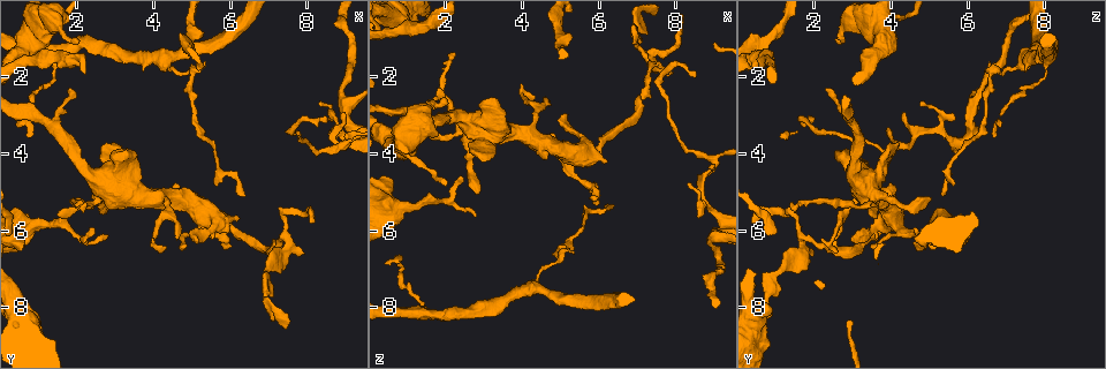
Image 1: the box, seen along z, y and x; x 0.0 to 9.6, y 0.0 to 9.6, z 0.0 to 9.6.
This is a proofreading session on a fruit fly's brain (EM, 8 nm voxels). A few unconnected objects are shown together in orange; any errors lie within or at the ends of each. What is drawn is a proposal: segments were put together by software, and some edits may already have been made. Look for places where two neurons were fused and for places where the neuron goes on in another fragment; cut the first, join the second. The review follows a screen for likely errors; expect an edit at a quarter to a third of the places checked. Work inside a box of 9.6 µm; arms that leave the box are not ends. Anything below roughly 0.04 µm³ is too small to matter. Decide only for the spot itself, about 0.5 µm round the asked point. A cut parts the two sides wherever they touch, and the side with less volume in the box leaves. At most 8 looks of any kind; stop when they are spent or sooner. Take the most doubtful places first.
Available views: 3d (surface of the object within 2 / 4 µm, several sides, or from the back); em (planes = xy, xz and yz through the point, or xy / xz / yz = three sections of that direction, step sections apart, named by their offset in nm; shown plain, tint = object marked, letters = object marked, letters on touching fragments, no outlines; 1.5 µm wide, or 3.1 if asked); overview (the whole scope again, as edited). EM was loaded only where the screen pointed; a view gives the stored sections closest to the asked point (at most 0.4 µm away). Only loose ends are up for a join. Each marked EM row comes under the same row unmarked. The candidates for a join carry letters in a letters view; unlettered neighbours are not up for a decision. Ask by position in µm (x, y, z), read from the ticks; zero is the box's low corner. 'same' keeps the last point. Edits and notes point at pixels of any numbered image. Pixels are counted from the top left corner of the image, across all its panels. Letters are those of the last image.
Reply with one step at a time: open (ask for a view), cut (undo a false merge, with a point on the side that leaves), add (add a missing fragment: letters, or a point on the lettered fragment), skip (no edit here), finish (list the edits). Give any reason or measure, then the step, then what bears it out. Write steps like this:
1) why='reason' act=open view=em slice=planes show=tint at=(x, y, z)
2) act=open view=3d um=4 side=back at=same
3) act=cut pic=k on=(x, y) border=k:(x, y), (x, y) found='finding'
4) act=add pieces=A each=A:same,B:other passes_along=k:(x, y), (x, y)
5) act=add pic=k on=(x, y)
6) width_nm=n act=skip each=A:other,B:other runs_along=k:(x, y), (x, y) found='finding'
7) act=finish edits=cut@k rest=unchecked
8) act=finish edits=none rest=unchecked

why='branch stops here' act=open view=3d um=2 side=back at=(2.05, 1.10, 2.60)

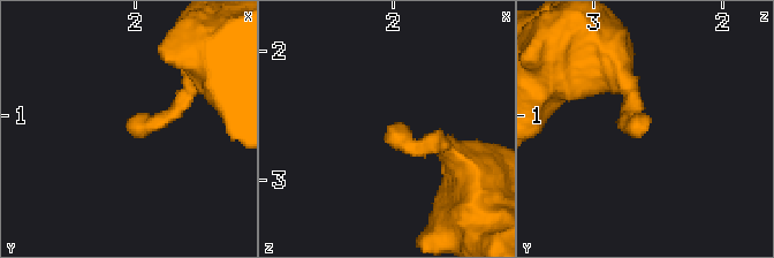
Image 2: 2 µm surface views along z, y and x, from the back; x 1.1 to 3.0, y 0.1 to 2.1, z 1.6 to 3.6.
act=open view=em slice=yz step=8 show=tint at=(2.04, 1.08, 2.58)

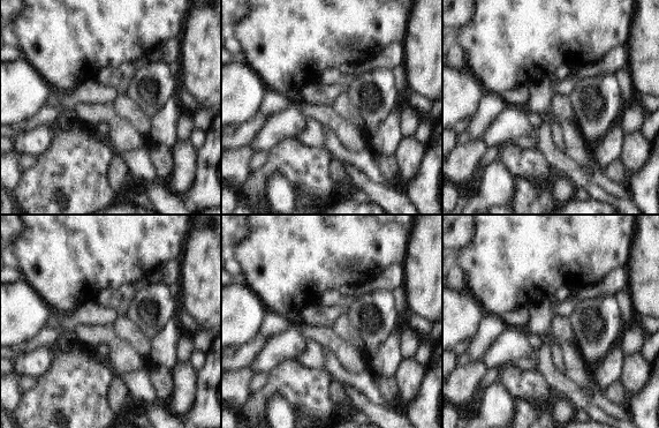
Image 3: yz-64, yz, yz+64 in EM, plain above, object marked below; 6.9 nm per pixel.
act=open view=em slice=planes show=letters at=same

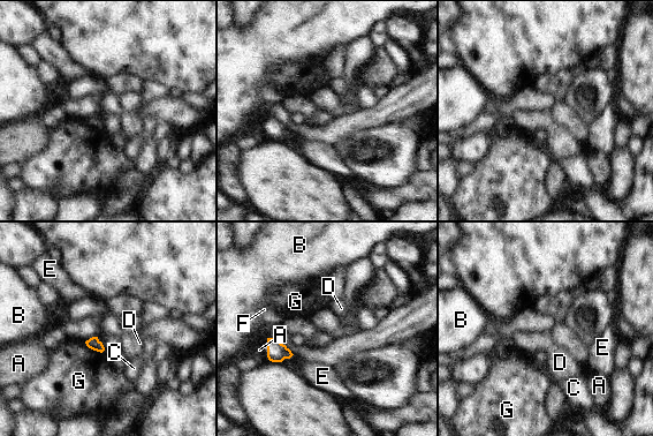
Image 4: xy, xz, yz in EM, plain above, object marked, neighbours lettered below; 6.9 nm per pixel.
act=skip each=A:other,B:other,C:other,D:other,E:other,F:other,G:other border=4:(84, 341), (93, 350), (104, 351) found='no lettered fragment goes on from it'

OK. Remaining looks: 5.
why='tapers out' act=open view=em slice=xy step=8 show=letters at=(4.60, 6.15, 2.60)

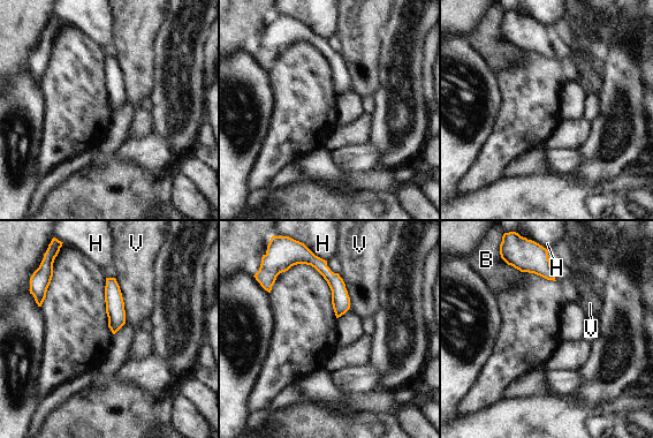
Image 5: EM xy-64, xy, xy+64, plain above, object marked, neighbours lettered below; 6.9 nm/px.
why='another direction' act=open view=em slice=planes show=letters at=same

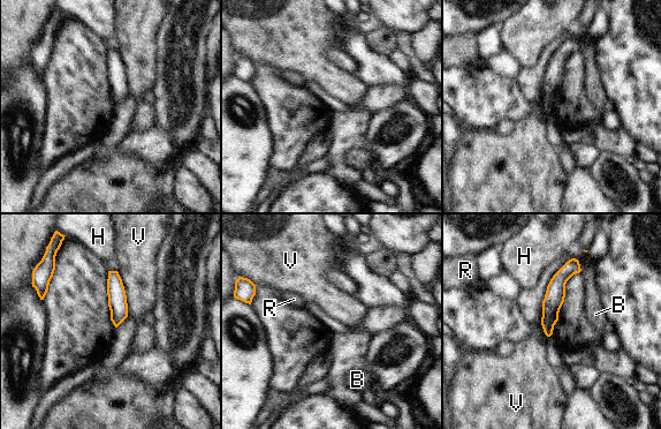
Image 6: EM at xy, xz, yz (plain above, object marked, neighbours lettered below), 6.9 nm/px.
act=skip each=B:other,H:other,R:other,V:other runs_along=6:(575, 262), (556, 285), (548, 332) found='none of them fits'

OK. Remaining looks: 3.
why='thin neck' act=open view=3d um=2 at=(7.30, 6.25, 1.85)

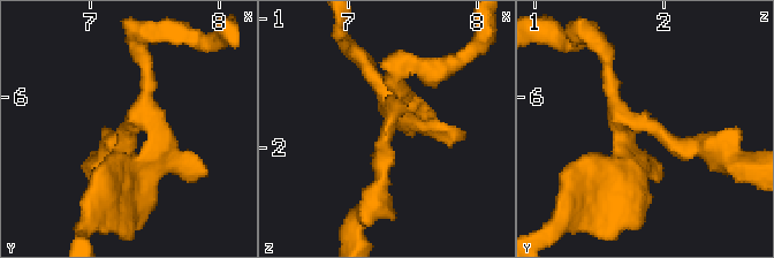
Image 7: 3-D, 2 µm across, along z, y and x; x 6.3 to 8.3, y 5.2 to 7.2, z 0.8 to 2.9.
why='now the EM' act=open view=em slice=yz step=4 show=letters at=(7.34, 6.22, 1.78)

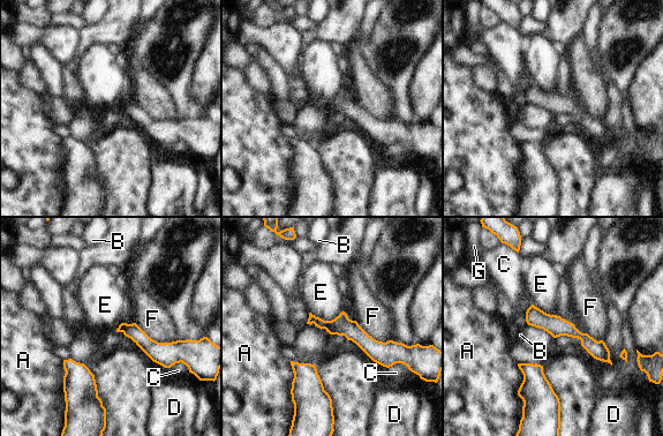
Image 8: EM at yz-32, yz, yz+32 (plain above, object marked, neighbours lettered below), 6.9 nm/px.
width_nm=100 act=skip each=A:other,B:other,C:other,D:other,E:other,F:other,G:other found='continuous, no second neuron'

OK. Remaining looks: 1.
act=finish edits=none rest=unchecked

